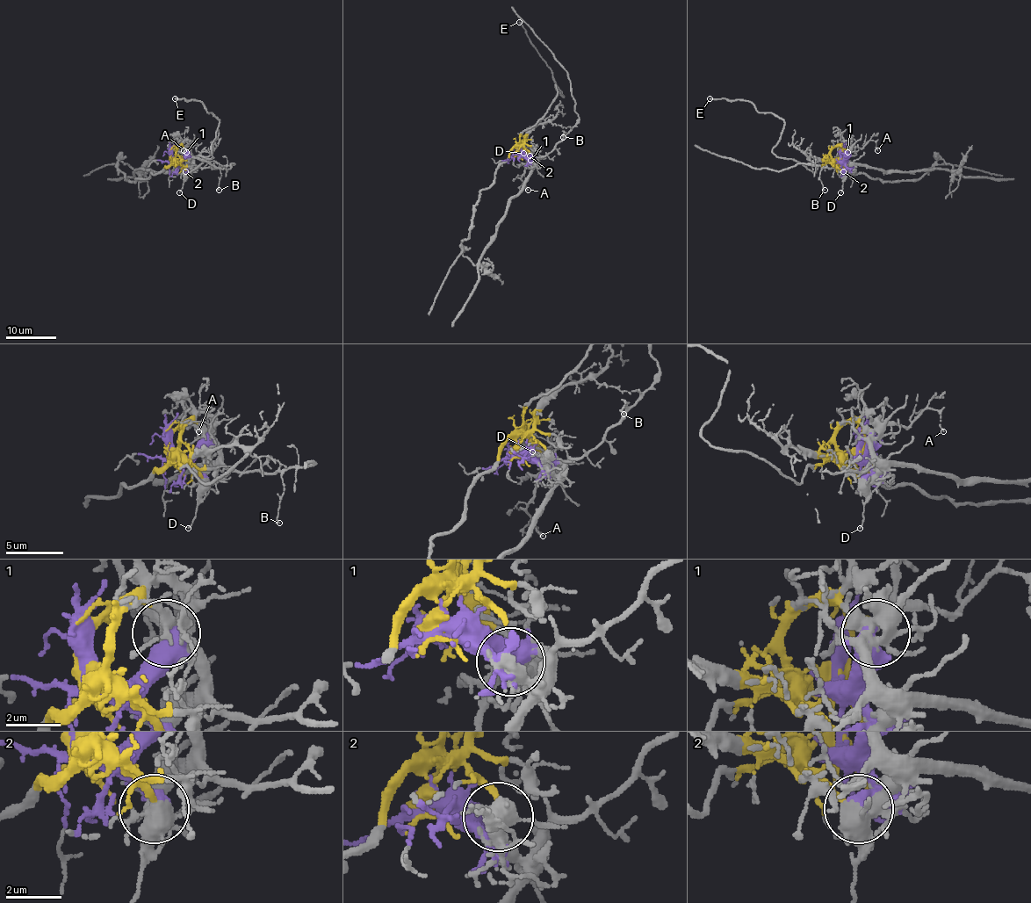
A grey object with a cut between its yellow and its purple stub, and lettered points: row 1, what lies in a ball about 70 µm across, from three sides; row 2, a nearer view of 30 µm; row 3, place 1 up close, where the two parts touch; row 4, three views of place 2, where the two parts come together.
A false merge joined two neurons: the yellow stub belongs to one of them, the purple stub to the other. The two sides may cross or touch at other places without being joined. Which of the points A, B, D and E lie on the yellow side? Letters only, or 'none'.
E

